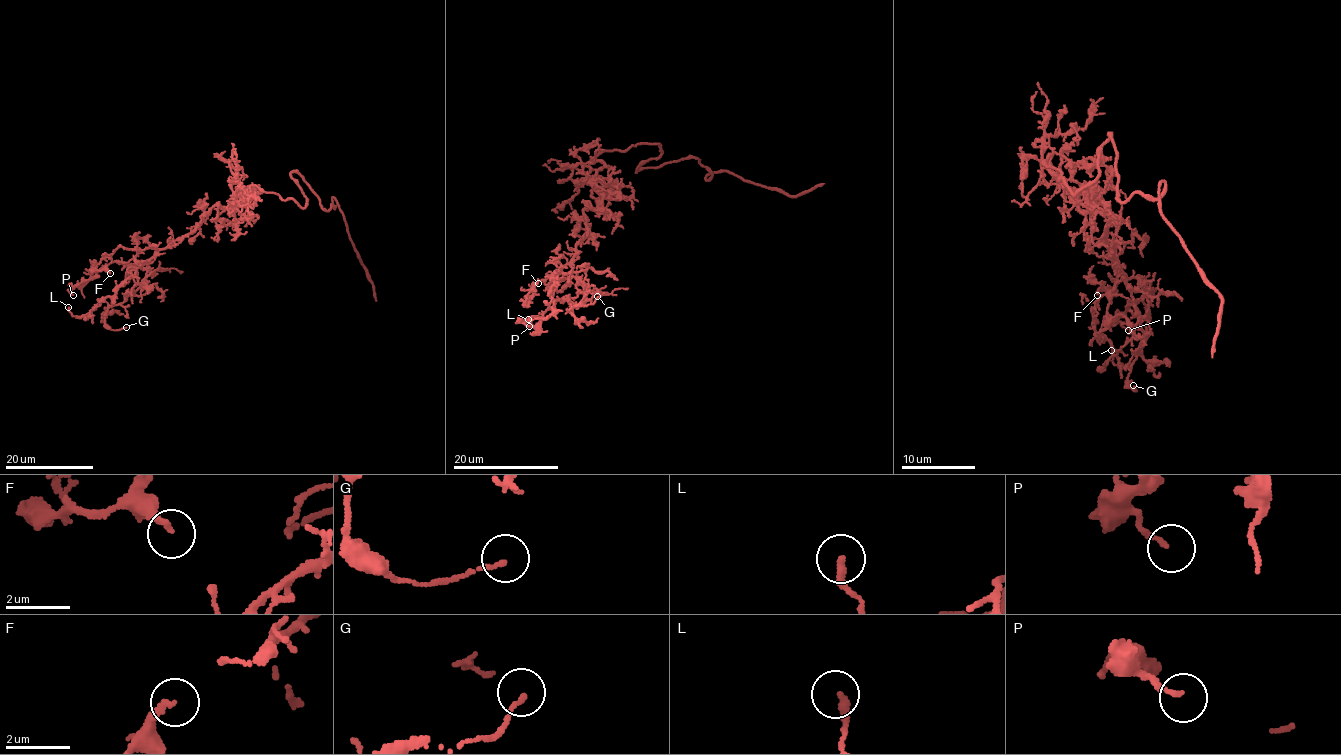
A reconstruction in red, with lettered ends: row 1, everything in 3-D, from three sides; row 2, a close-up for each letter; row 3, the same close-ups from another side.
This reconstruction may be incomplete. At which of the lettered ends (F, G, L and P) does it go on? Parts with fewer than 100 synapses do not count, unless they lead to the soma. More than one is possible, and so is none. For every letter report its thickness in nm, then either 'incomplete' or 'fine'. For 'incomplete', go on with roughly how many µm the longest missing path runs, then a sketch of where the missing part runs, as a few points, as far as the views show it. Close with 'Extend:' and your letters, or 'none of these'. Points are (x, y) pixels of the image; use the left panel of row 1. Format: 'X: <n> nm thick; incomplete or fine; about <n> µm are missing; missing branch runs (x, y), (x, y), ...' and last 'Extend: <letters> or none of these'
F: 220 nm thick; fine
G: 130 nm thick; fine
L: 220 nm thick; fine
P: 160 nm thick; fine
Extend: none of these

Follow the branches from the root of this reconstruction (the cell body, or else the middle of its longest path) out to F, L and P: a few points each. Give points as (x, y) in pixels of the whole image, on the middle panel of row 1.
F: (612, 151), (591, 161), (604, 164), (593, 182), (602, 202), (584, 210), (588, 231), (525, 304), (538, 283)
L: (612, 151), (591, 161), (602, 202), (584, 210), (569, 275), (554, 274), (553, 311), (528, 319)
P: (612, 151), (591, 161), (604, 164), (593, 182), (602, 202), (584, 210), (588, 231), (529, 326)

